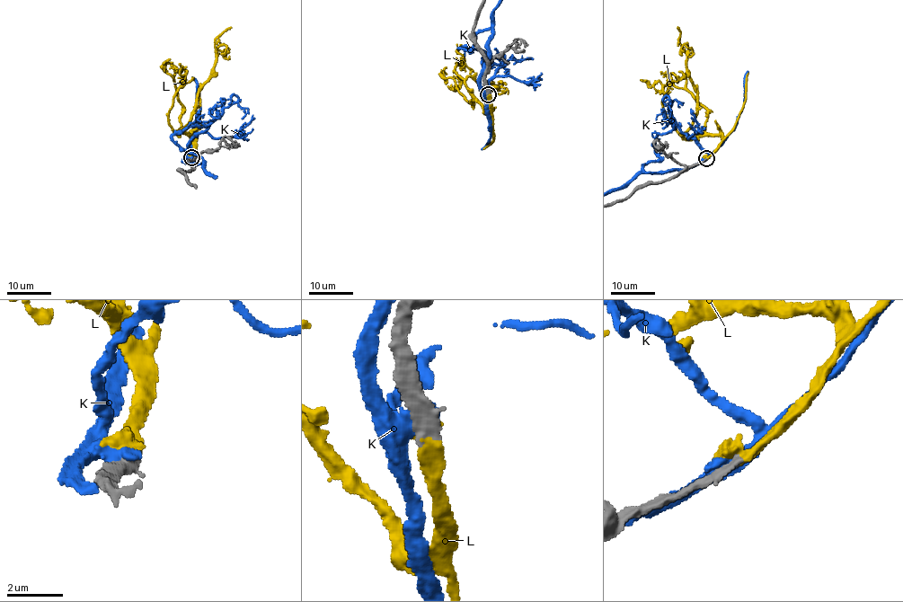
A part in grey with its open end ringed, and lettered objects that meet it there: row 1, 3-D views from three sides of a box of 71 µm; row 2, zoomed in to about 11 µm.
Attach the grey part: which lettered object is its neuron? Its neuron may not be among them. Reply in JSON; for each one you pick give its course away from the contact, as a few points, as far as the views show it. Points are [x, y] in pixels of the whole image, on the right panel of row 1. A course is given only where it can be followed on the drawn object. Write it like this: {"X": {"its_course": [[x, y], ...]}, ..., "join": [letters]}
{"L": {"its_course": [[705, 158], [721, 137], [684, 138], [693, 122], [696, 89], [677, 27]]}, "join": ["L"]}

